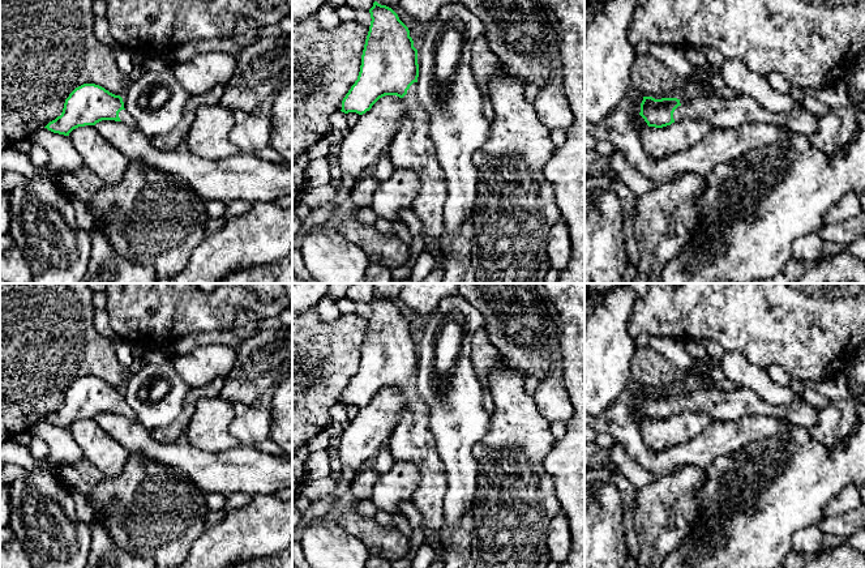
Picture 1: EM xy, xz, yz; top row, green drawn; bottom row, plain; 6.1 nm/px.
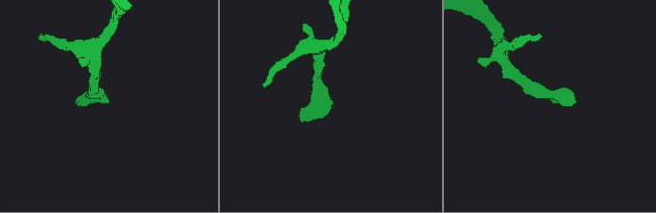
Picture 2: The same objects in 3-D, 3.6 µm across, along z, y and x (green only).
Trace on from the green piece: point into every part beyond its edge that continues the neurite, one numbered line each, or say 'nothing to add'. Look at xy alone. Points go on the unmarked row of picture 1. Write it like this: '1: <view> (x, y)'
1: xy (124, 409)

